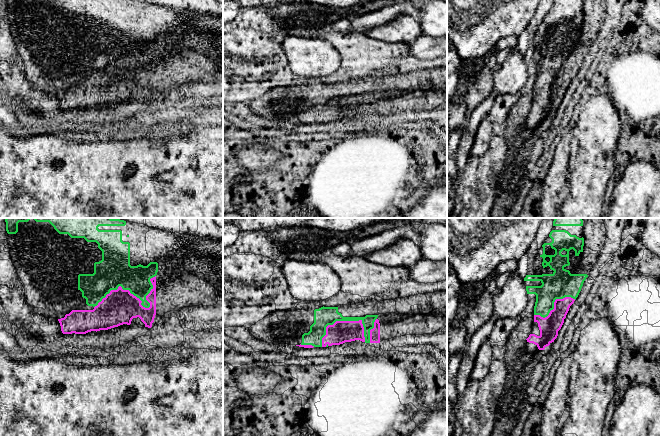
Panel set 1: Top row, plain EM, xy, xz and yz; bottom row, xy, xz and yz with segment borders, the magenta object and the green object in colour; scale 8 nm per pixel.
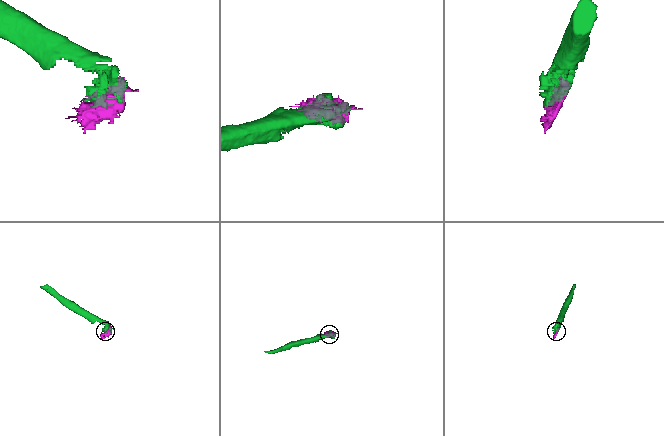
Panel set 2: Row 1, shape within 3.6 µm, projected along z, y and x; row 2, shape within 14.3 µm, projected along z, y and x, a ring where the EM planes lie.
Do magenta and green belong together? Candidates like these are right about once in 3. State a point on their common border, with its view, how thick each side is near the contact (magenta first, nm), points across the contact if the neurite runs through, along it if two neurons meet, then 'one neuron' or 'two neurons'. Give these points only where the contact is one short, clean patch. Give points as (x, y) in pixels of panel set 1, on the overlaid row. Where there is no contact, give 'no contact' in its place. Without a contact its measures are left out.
contact xy (139, 299); calibres 280 and 220 nm; two neurons

